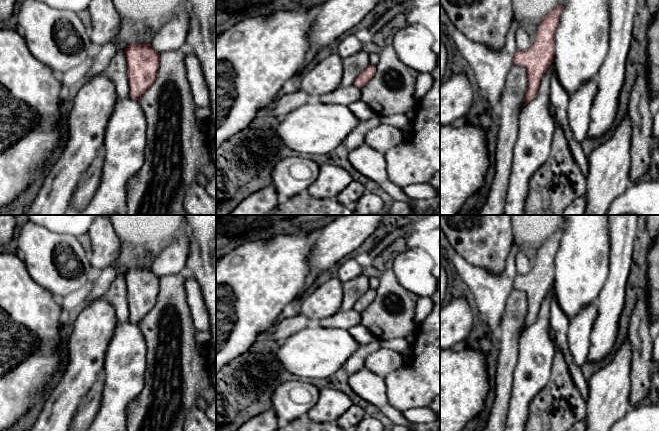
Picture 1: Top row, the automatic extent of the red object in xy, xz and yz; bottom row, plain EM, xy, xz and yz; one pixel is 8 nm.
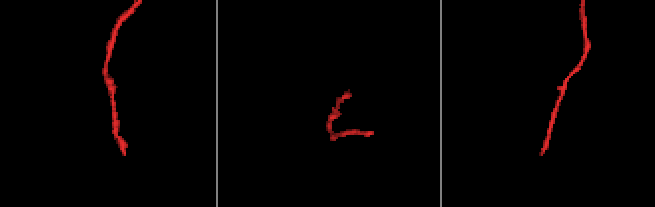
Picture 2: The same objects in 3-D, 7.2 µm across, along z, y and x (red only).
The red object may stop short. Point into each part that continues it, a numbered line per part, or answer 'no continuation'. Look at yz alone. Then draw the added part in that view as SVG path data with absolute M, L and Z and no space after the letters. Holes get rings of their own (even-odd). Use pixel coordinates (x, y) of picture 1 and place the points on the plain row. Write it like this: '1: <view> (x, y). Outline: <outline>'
1: yz (511, 328). Outline: M513 288L507 298L496 335L500 342L500 352L494 389L495 400L483 431L505 431L513 372L517 364L519 340L527 312L527 294L523 290Z

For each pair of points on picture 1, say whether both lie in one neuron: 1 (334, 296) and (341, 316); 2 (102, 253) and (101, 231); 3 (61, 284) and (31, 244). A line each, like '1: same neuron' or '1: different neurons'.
1: different neurons
2: same neuron
3: same neuron

